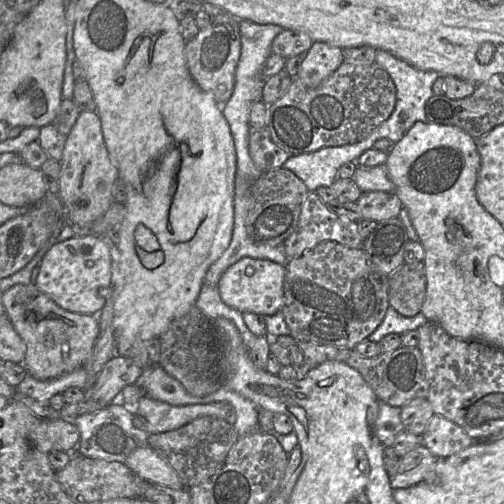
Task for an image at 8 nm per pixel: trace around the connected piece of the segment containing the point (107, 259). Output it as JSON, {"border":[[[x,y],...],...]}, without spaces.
{"border":[[[79,233],[63,242],[55,242],[48,249],[34,284],[61,308],[97,316],[110,294],[111,275],[111,254],[106,241],[93,233]]]}

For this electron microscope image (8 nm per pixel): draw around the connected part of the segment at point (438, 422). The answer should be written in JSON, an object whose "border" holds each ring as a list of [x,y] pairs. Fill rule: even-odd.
{"border":[[[434,414],[423,434],[422,443],[436,457],[446,458],[475,442],[459,425]]]}

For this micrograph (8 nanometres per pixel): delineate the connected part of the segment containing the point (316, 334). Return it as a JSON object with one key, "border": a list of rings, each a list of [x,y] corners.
{"border":[[[324,241],[313,249],[306,251],[300,257],[289,259],[285,264],[285,278],[283,284],[284,301],[280,310],[280,313],[283,315],[285,322],[289,328],[289,336],[294,338],[296,342],[307,342],[319,345],[354,349],[354,347],[359,342],[367,339],[376,330],[376,328],[382,323],[385,317],[385,314],[389,307],[388,277],[389,276],[385,276],[373,263],[363,247],[353,249],[334,241]]]}

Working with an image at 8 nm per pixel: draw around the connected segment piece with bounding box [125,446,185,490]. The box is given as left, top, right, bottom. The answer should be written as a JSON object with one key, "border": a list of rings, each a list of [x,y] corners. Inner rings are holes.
{"border":[[[149,446],[136,448],[125,465],[146,481],[176,490],[185,489],[178,473]]]}

